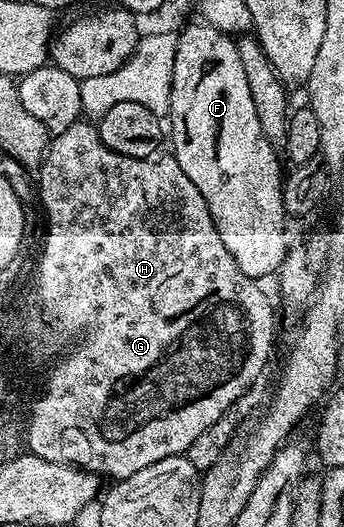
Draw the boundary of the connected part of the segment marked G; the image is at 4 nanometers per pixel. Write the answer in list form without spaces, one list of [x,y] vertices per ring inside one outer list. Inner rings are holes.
[[[80,119],[76,123],[72,123],[72,127],[68,127],[68,131],[53,134],[50,147],[46,151],[46,158],[42,160],[42,168],[36,177],[42,207],[48,211],[46,222],[50,226],[49,242],[52,243],[46,245],[46,255],[42,260],[41,299],[47,314],[51,316],[57,326],[65,326],[66,331],[73,334],[78,345],[74,352],[70,353],[69,357],[66,357],[63,363],[58,365],[57,372],[53,373],[47,397],[42,398],[42,401],[35,405],[34,415],[31,417],[30,444],[35,452],[40,453],[43,457],[48,457],[49,460],[75,461],[86,465],[89,469],[100,469],[105,473],[117,474],[121,481],[128,479],[136,471],[144,471],[144,467],[152,467],[152,463],[160,463],[160,459],[183,456],[186,449],[192,447],[192,442],[202,432],[208,431],[208,427],[212,427],[212,423],[216,423],[216,419],[220,419],[220,415],[224,415],[224,411],[233,409],[239,404],[238,400],[253,387],[254,380],[265,371],[266,364],[270,361],[270,352],[274,349],[274,305],[270,302],[269,295],[258,286],[261,284],[255,278],[244,275],[244,271],[240,271],[240,267],[236,265],[236,259],[232,259],[228,247],[224,247],[224,239],[220,239],[220,231],[208,211],[208,203],[204,199],[204,195],[200,195],[200,191],[196,191],[196,183],[192,183],[192,179],[188,179],[181,173],[180,163],[173,155],[162,156],[129,157],[128,155],[120,155],[116,151],[104,147],[97,128],[89,120]],[[156,191],[164,191],[166,201],[170,201],[170,197],[172,197],[172,199],[180,199],[178,201],[180,205],[182,203],[186,205],[186,217],[182,219],[182,223],[186,223],[188,233],[184,231],[182,235],[178,235],[180,237],[178,249],[182,251],[182,245],[184,245],[184,251],[186,251],[186,253],[180,253],[180,259],[184,255],[186,261],[184,263],[178,261],[180,269],[176,265],[174,265],[174,269],[180,275],[182,285],[188,285],[184,289],[192,289],[192,293],[188,293],[188,295],[192,295],[192,299],[184,299],[190,303],[182,303],[180,311],[140,311],[140,321],[138,321],[136,311],[132,311],[128,299],[124,299],[124,297],[98,297],[94,287],[98,285],[100,273],[104,279],[102,285],[106,283],[106,273],[102,269],[102,255],[100,255],[102,243],[114,243],[114,235],[116,235],[116,243],[144,243],[144,241],[148,241],[148,229],[146,229],[148,225],[144,223],[144,219],[148,221],[148,213],[154,209],[150,205],[154,205],[158,201]]]

